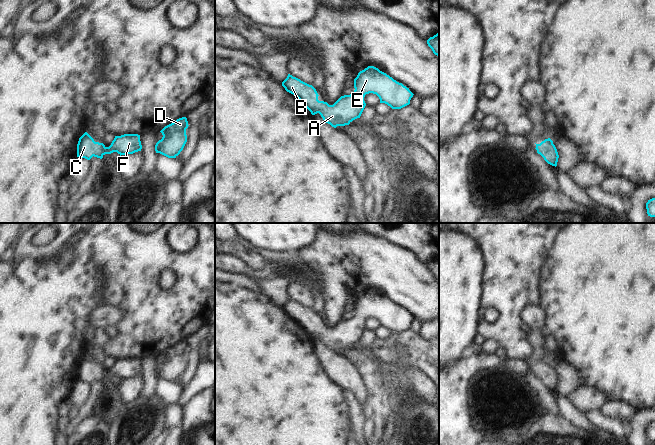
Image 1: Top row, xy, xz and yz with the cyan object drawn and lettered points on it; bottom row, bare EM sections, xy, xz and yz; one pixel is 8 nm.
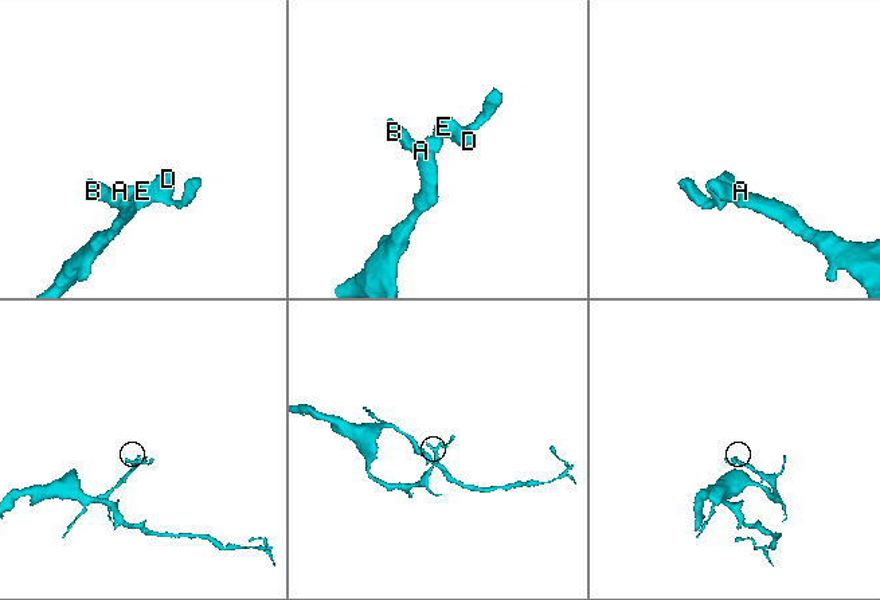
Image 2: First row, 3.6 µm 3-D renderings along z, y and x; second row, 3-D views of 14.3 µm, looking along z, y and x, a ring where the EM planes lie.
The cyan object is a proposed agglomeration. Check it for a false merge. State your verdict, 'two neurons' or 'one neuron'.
one neuron

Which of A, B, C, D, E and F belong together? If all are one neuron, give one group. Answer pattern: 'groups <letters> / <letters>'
groups A B C D E F

